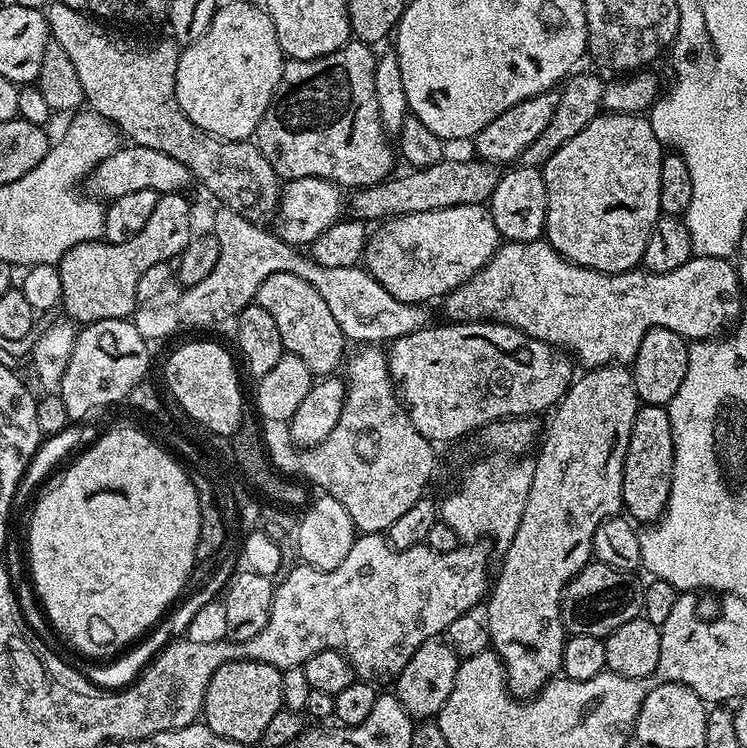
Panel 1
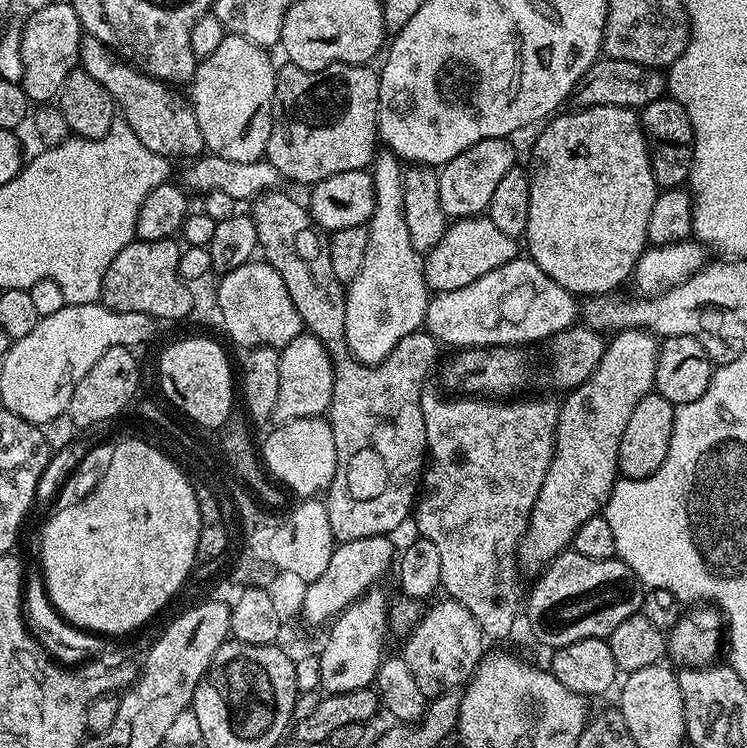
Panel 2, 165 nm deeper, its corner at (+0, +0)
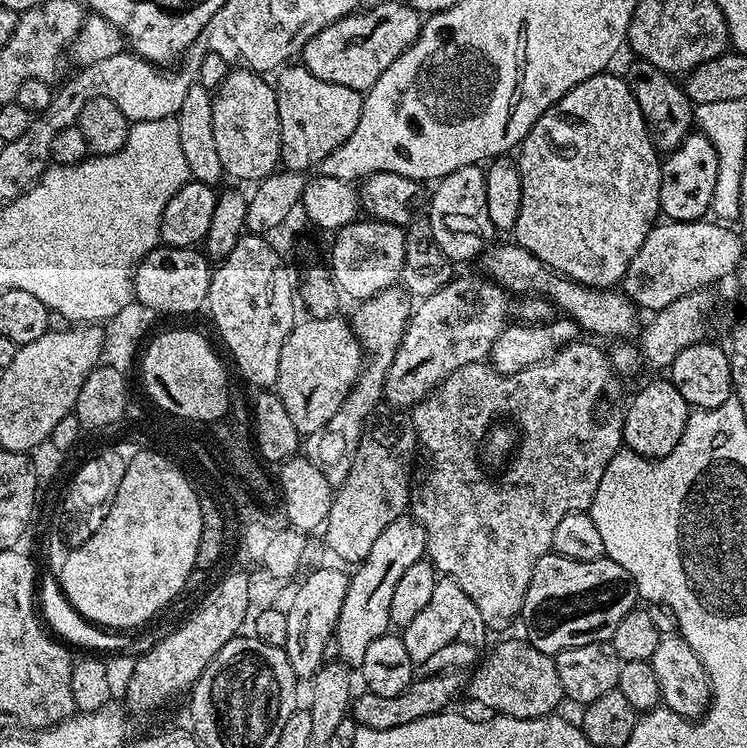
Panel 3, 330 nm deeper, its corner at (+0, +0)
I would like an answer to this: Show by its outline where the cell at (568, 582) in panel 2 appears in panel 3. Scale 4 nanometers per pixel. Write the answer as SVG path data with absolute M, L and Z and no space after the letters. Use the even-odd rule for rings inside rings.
M554 551L547 552L538 558L538 566L534 566L534 578L530 578L530 590L526 590L526 602L520 611L525 632L523 635L539 651L555 657L557 652L570 650L570 646L590 646L611 641L614 630L618 630L618 622L622 622L622 618L626 618L626 614L630 614L637 604L636 583L630 574L626 574L626 570L622 570L622 566L618 566L618 562L605 555L590 562L582 562L559 556Z

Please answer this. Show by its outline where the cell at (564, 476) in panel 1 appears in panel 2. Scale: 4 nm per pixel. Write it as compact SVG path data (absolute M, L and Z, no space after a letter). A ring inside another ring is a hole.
M626 328L611 337L605 343L602 362L598 362L594 374L586 378L577 388L571 389L568 396L560 404L560 417L556 427L556 449L550 462L550 470L546 470L546 478L542 478L542 490L538 490L538 498L534 502L534 510L528 519L528 528L520 540L520 566L525 573L539 574L553 558L559 556L571 545L574 534L582 522L601 515L607 504L612 487L618 479L618 446L622 446L622 434L626 430L626 422L630 422L634 414L634 406L642 402L646 393L653 391L656 383L656 363L660 346L653 333L642 328Z

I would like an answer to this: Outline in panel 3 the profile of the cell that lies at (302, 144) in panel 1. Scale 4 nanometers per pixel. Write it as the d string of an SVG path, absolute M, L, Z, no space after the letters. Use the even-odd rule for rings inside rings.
M296 62L279 69L276 78L274 87L280 123L280 164L299 173L303 173L304 168L315 169L326 154L334 154L334 150L338 150L338 146L354 134L354 126L358 126L358 118L362 114L364 97L350 90L350 86L338 86L310 74L307 68Z

